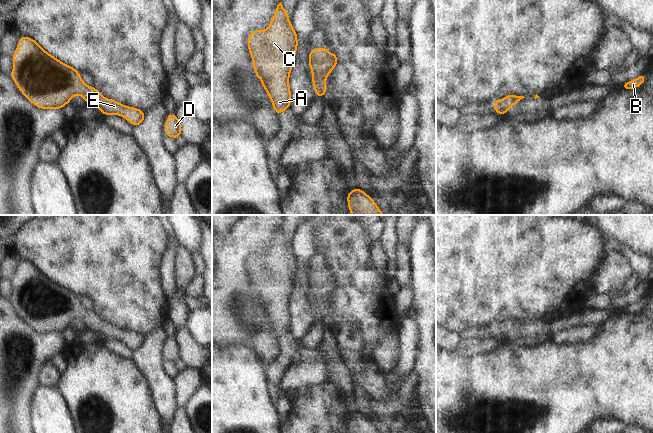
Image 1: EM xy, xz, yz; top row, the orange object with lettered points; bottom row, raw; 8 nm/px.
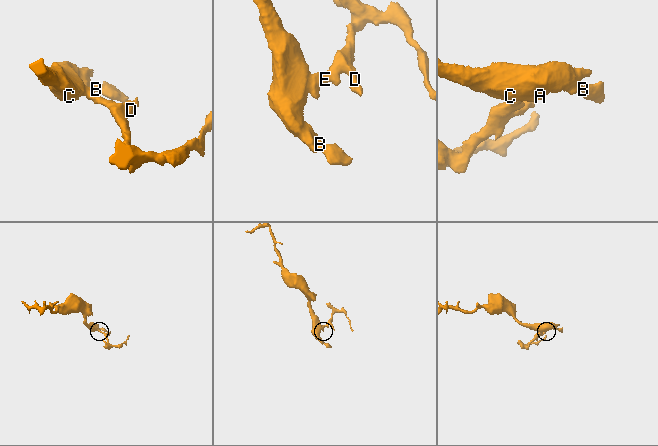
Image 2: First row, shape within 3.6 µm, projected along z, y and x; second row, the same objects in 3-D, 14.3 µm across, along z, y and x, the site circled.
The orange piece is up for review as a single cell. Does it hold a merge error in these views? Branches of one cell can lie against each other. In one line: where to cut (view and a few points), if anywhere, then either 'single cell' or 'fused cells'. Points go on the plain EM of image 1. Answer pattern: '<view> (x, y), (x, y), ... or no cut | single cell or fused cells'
no cut | single cell

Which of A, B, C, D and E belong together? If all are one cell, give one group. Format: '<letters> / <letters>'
A B C D E

